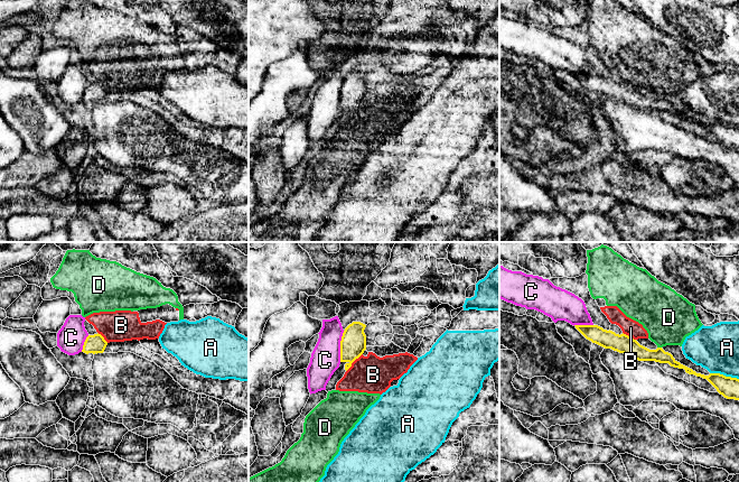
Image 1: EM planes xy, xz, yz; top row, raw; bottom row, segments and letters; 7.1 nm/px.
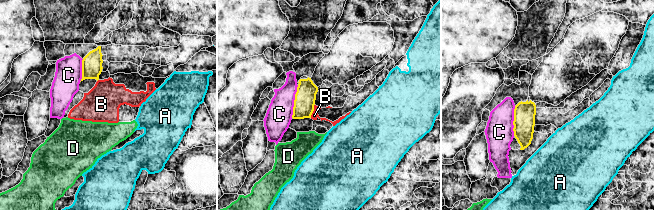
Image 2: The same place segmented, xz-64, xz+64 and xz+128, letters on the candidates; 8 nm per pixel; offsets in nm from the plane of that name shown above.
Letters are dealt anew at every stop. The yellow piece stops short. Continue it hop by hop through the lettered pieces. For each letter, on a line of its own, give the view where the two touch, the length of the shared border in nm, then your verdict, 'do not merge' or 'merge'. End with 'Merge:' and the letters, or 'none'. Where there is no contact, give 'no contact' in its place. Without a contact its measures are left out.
A: yz | 220 nm | do not merge
B: xz | 180 nm | do not merge
C: xz | 220 nm | do not merge
D: yz | 30 nm | do not merge
Merge: none

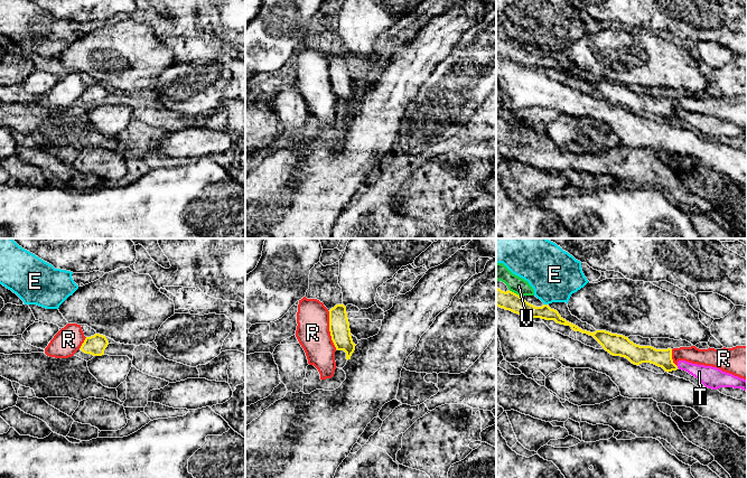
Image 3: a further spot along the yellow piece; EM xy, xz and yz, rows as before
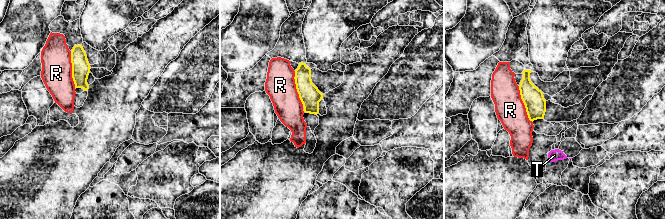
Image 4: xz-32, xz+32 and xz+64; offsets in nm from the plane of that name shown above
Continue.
E: yz | 30 nm | do not merge
R: xz | 280 nm | do not merge
T: yz | 30 nm | do not merge
V: yz | 110 nm | do not merge
Merge: none

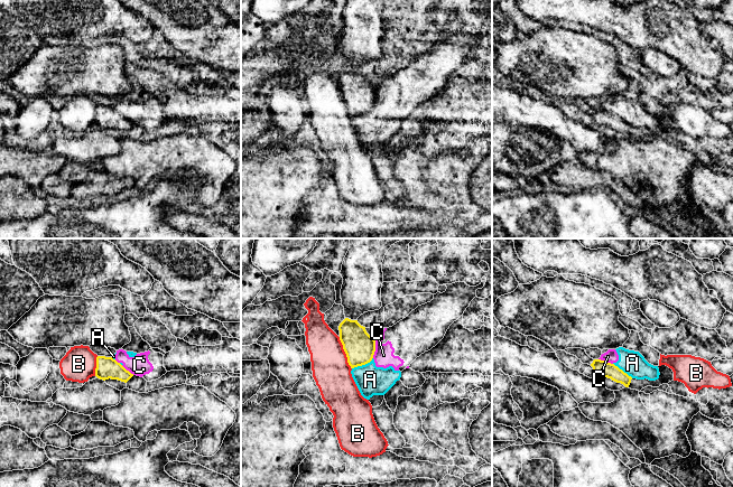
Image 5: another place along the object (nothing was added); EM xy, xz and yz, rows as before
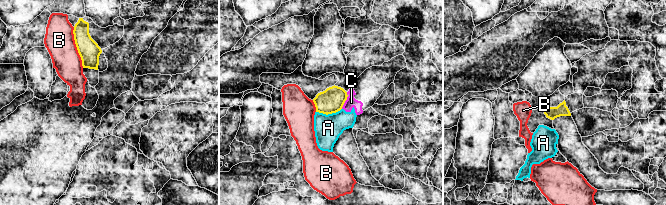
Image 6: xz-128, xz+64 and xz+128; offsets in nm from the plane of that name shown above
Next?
A: xz | 170 nm | do not merge
B: xz | 240 nm | do not merge
C: xz | 140 nm | do not merge
Merge: none

